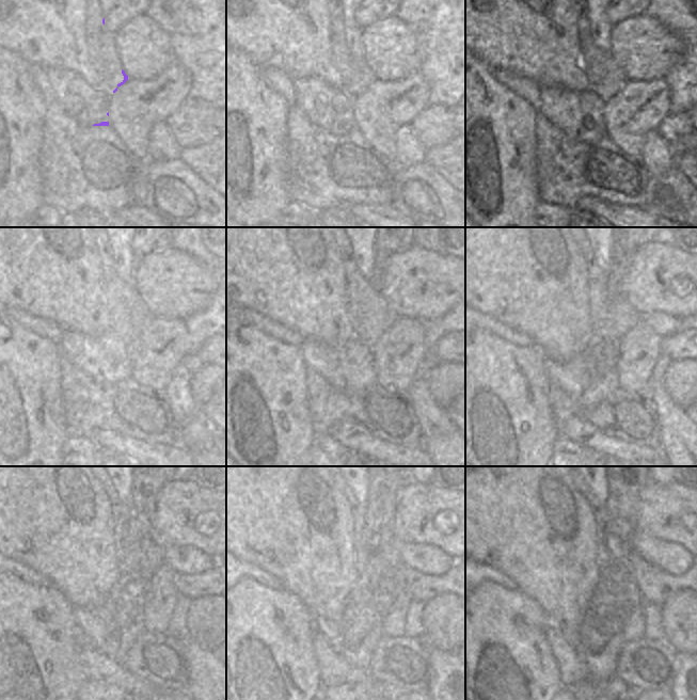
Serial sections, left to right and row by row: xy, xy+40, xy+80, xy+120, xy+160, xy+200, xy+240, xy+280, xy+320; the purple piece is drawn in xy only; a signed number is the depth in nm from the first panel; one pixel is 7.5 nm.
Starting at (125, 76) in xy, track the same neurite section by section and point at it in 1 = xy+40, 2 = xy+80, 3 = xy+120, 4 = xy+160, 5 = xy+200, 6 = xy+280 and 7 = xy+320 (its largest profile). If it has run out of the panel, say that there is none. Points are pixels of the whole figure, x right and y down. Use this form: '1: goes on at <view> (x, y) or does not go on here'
1: goes on at xy+40 (362, 76)
2: goes on at xy+80 (605, 77)
3: goes on at xy+120 (128, 315)
4: goes on at xy+160 (369, 314)
5: goes on at xy+200 (589, 381)
6: goes on at xy+280 (370, 599)
7: goes on at xy+320 (616, 595)

